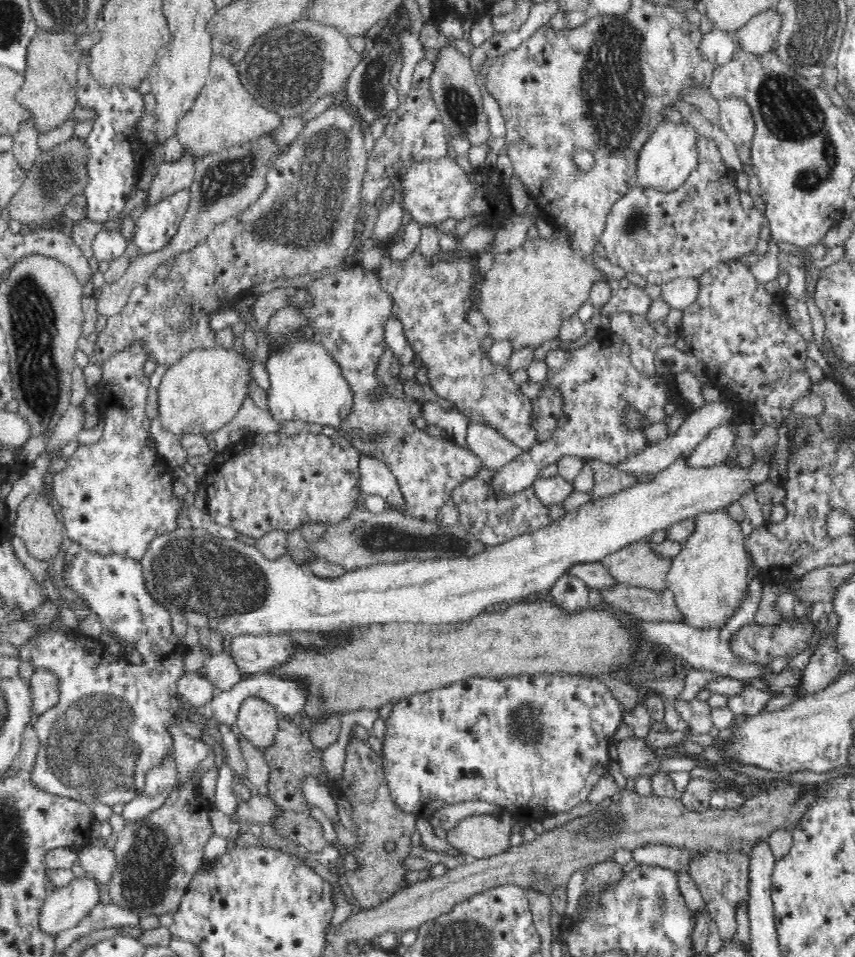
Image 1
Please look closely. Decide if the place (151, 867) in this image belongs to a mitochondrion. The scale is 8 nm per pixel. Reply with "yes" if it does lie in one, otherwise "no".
yes

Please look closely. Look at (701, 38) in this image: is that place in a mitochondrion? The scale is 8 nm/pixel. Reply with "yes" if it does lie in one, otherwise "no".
no

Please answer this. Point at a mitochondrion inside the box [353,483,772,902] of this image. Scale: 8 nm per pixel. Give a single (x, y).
(527, 725)

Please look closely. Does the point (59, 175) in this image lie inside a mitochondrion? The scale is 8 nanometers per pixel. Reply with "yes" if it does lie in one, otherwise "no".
yes

